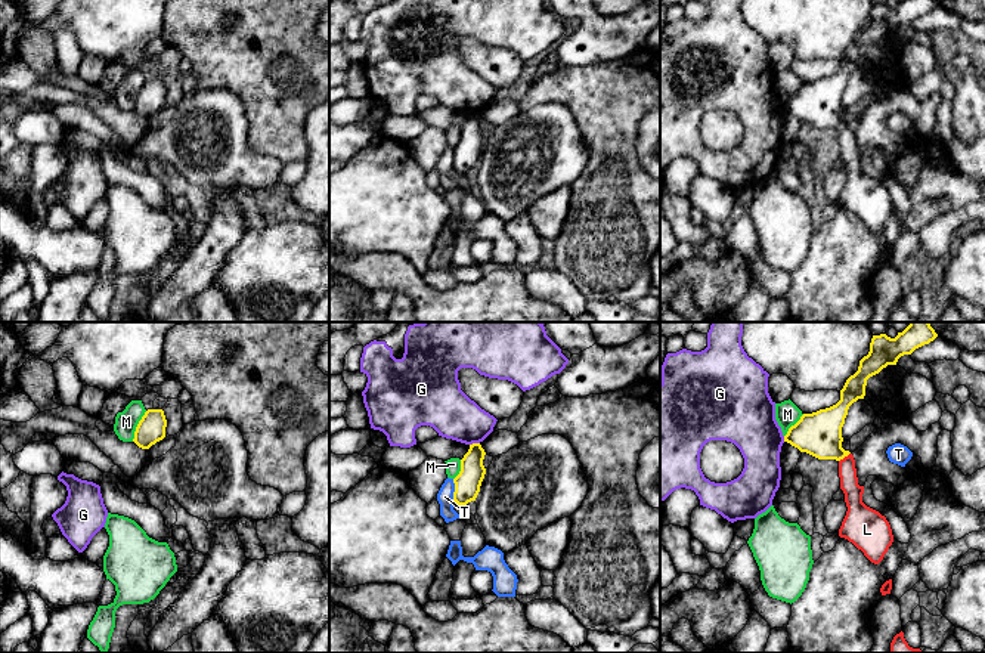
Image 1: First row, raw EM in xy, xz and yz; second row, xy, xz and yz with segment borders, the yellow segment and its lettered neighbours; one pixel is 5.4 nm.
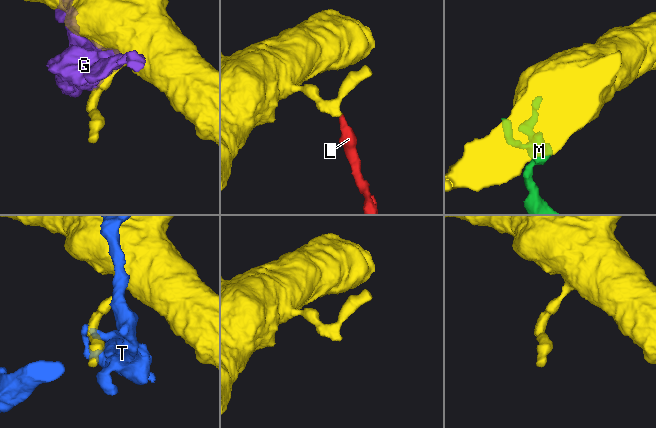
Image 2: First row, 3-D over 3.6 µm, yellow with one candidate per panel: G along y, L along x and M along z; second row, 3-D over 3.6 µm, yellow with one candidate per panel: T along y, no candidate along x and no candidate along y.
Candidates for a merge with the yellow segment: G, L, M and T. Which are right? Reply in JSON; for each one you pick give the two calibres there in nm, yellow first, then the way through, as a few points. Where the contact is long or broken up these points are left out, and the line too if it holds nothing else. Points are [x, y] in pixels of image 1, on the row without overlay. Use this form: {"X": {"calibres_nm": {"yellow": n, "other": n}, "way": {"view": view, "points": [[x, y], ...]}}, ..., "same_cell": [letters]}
{"L": {"calibres_nm": {"yellow": 240, "other": 100}, "way": {"view": "yz", "points": [[820, 102], [843, 126], [848, 152], [852, 160]]}}, "same_cell": ["L"]}

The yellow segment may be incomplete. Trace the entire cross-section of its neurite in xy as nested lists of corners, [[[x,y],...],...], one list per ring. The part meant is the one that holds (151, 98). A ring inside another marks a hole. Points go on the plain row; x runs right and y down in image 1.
[[[148,78],[136,96],[133,111],[142,118],[149,118],[165,106],[165,96],[167,89],[164,80]]]

